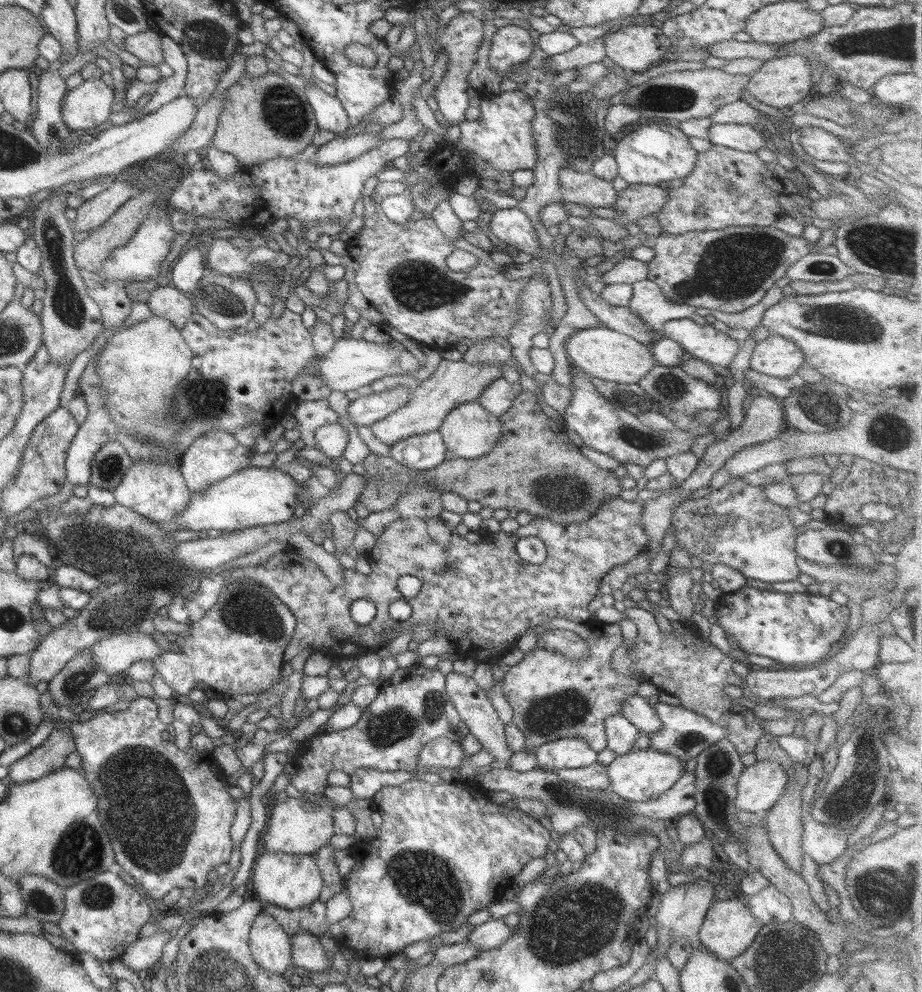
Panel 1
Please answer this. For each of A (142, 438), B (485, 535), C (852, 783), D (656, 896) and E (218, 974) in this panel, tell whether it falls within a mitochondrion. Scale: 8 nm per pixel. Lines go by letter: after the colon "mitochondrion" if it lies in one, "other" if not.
A: mitochondrion
B: other
C: mitochondrion
D: other
E: mitochondrion

